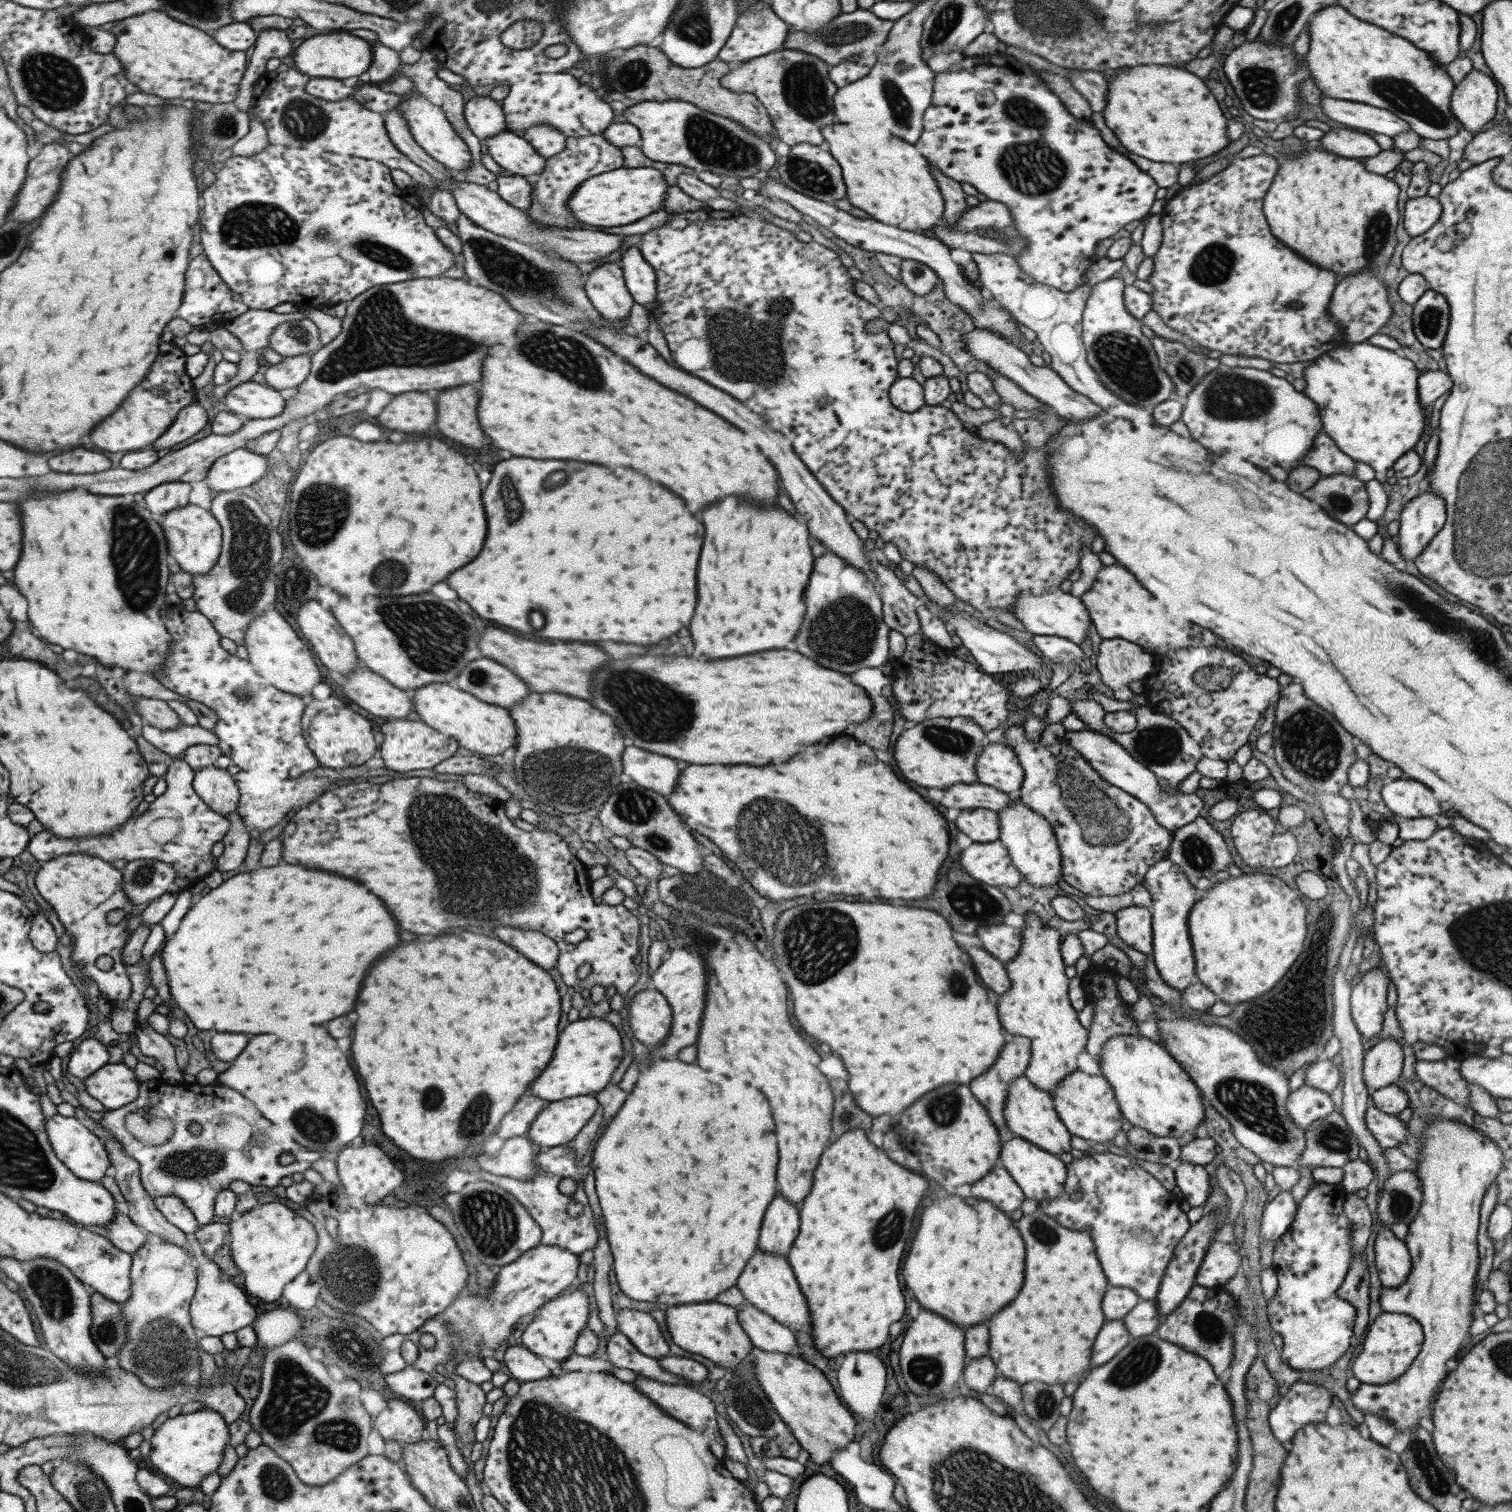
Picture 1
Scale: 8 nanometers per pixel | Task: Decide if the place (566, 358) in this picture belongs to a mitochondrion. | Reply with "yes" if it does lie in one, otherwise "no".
yes

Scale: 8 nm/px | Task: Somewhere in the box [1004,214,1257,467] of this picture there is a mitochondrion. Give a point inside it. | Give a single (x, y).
(1125, 360)

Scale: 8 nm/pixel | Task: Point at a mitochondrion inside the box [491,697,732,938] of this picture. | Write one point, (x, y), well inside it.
(572, 775)

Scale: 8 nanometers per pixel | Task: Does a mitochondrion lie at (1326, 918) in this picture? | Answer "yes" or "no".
yes

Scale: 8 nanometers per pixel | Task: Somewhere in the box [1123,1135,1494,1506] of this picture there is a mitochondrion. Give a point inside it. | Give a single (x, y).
(1435, 1479)

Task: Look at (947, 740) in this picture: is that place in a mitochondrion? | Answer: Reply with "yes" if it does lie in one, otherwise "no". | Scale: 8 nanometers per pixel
yes

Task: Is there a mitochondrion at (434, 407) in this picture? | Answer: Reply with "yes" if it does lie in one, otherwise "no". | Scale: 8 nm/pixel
no

